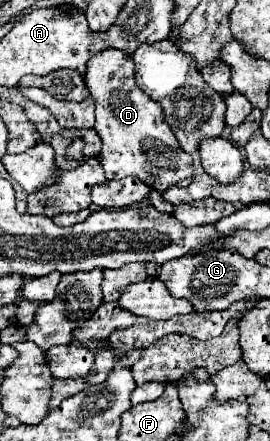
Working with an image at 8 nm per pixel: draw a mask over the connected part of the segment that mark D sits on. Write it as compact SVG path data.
M103 50L93 54L85 72L87 88L95 98L95 132L101 136L101 166L107 180L137 176L157 192L165 192L193 174L193 158L179 148L171 126L163 122L163 108L135 84L133 60L121 50Z

